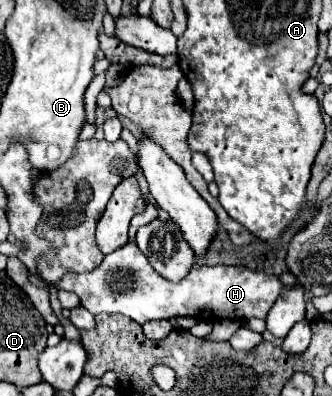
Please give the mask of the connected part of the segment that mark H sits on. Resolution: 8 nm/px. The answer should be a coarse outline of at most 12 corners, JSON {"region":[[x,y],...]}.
{"region":[[136,243],[66,273],[92,313],[266,319],[282,291],[242,265],[160,277]]}

